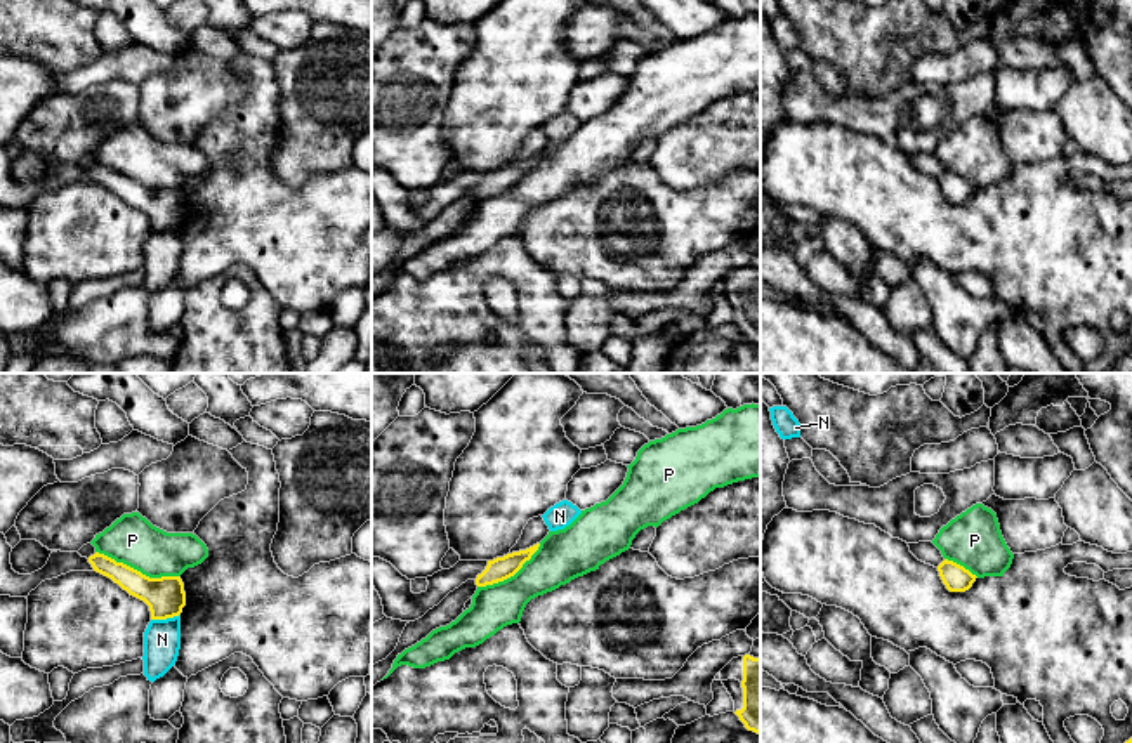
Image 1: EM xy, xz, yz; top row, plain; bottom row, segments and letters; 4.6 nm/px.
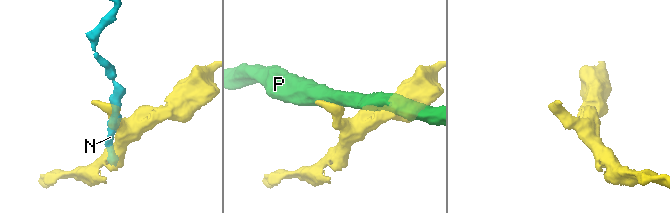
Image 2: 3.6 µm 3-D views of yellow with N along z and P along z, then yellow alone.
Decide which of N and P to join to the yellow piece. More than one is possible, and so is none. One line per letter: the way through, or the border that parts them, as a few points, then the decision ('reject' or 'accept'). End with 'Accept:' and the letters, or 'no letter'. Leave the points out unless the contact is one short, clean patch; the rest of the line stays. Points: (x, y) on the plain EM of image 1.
N: border along xy (179, 224), (151, 231); reject
P: border along xy (96, 162), (150, 188), (179, 188); reject
Accept: no letter

